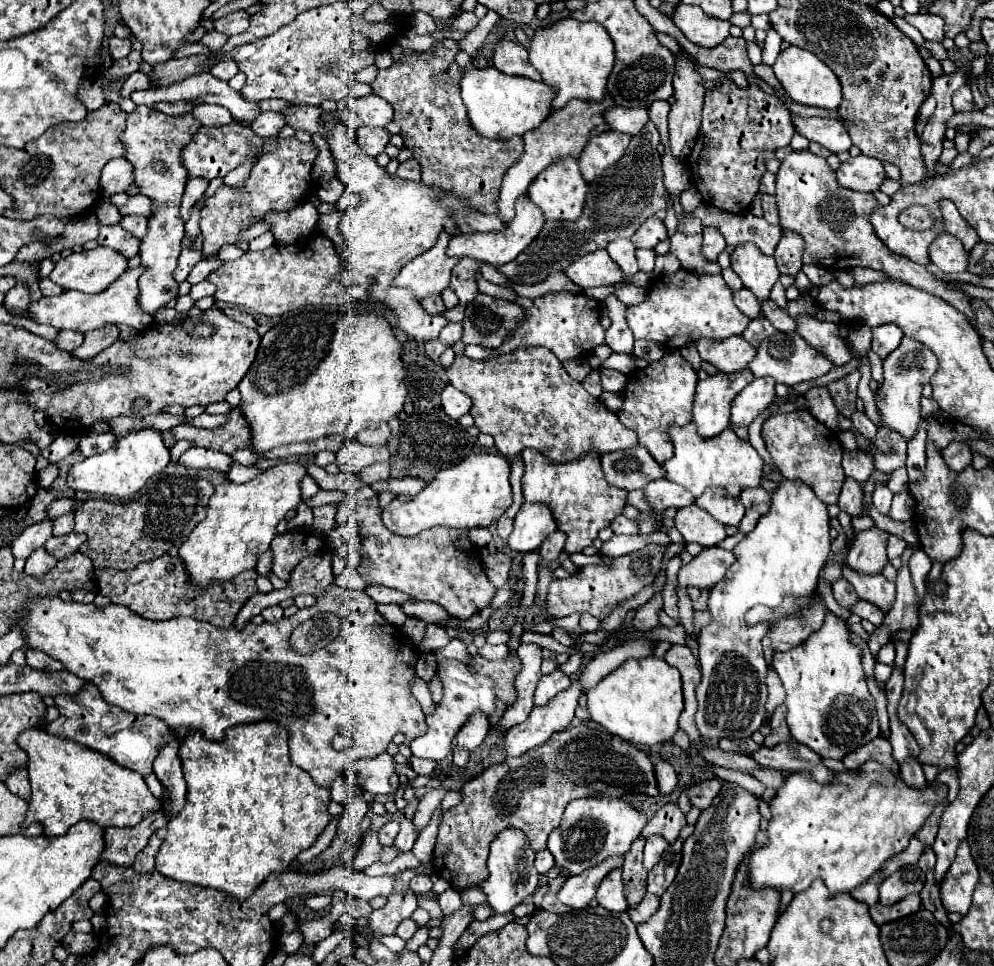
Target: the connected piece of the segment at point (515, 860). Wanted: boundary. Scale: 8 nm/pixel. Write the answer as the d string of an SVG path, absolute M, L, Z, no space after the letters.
M505 829L493 839L487 859L489 877L479 885L479 889L487 895L487 903L495 913L509 913L515 905L535 893L535 889L539 887L539 873L533 867L533 861L535 851L531 851L527 837L519 829Z

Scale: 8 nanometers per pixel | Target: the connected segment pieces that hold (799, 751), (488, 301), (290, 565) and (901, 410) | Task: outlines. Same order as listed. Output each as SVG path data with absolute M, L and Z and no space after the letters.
M795 739L779 743L773 749L761 745L761 749L751 753L749 757L769 769L791 771L791 773L807 771L817 783L823 783L823 785L833 783L833 777L835 777L835 773L821 763L821 757L815 751L811 751L809 747L803 747L801 743L795 743Z
M479 293L465 307L465 329L463 337L453 345L455 355L461 355L471 343L487 349L497 349L521 319L523 309L517 303Z
M291 531L275 535L271 551L273 551L273 573L279 579L287 581L291 571L303 557L321 551L321 539L309 531Z
M903 337L899 347L883 359L883 383L877 389L877 413L881 419L881 427L899 433L905 441L911 441L921 429L921 389L935 375L939 363L933 353L927 353L927 347L919 341Z

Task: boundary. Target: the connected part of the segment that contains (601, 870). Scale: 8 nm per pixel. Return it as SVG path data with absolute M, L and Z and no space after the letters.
M615 857L615 859L605 859L603 863L579 873L579 875L571 875L565 885L561 887L557 899L573 909L585 909L589 905L589 901L595 897L595 891L599 887L599 883L615 869L615 867L623 867L623 857Z

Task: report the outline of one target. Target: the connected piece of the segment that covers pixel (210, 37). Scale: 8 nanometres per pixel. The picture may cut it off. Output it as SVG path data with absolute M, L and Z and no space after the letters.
M209 31L209 33L201 39L201 43L203 43L203 45L207 45L211 51L221 49L221 47L225 45L225 41L227 41L227 37L225 37L225 35L221 35L219 31Z

